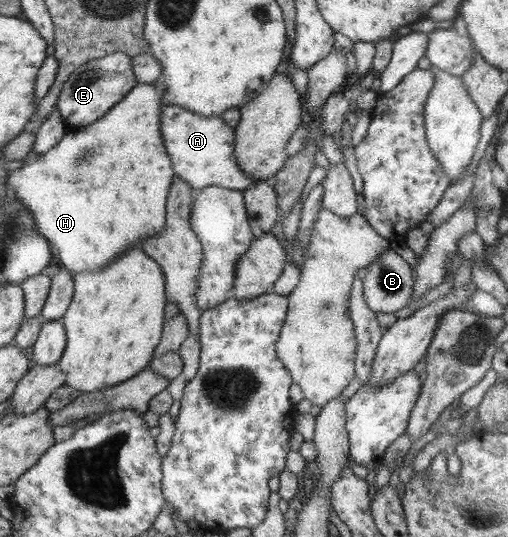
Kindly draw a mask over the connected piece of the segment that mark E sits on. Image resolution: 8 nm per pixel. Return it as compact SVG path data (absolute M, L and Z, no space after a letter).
M124 51L110 53L75 69L60 91L56 109L69 128L87 127L101 119L116 103L119 103L137 85L133 73L132 58Z

